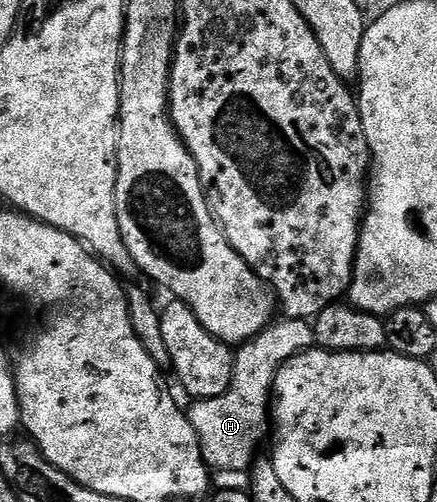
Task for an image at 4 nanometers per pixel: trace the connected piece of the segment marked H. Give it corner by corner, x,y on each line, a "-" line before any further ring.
278,319
266,326
264,331
257,333
252,340
237,346
234,353
234,370
230,386
222,395
216,395
212,399
203,401
195,400
188,416
192,427
198,436
198,442
202,448
202,457
211,470
223,469
226,473
238,473
249,470
259,456
258,444
268,437
268,414
272,409
272,390
274,388
274,376
278,374
278,368
288,359
292,359
298,353
314,345
313,326
304,319

